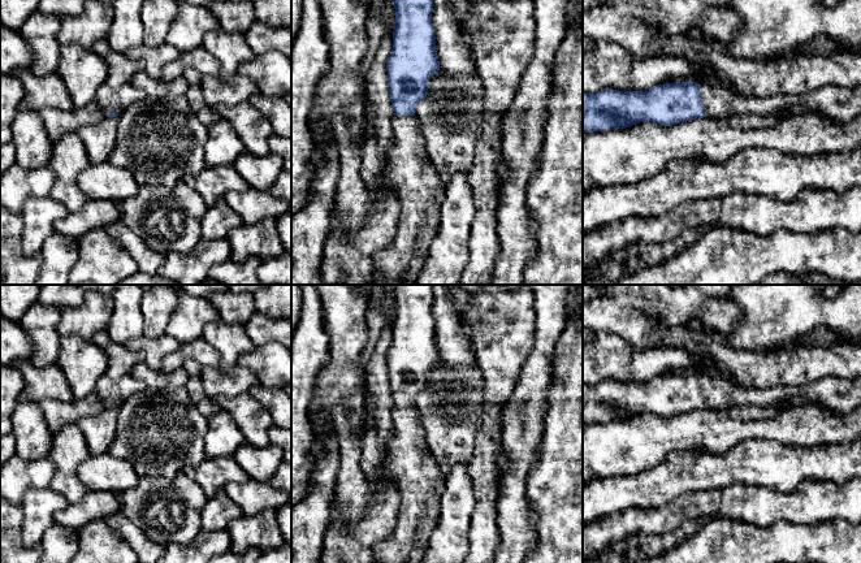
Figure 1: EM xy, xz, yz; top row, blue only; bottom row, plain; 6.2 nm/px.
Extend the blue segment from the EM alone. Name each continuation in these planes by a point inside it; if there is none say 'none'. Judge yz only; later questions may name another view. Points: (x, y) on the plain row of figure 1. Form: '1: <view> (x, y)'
1: yz (842, 395)

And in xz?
1: xz (411, 466)

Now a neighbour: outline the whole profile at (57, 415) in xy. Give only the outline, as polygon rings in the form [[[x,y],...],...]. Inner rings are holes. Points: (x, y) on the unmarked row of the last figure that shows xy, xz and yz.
[[[95,391],[82,399],[74,399],[69,403],[62,403],[55,399],[44,399],[39,403],[39,406],[52,433],[77,424],[83,417],[96,416],[107,408]]]

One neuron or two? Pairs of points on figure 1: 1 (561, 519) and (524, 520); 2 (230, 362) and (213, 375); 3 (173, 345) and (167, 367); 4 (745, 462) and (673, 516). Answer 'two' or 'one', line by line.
1: two
2: two
3: two
4: two

